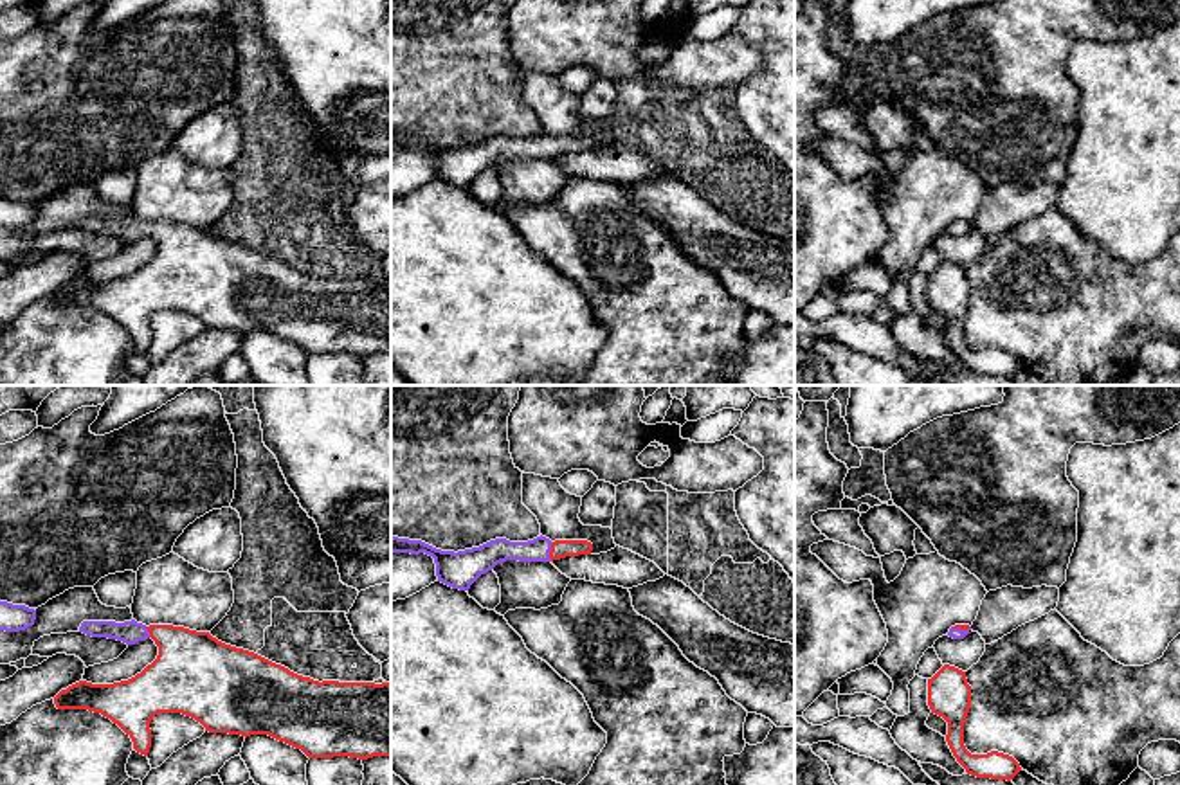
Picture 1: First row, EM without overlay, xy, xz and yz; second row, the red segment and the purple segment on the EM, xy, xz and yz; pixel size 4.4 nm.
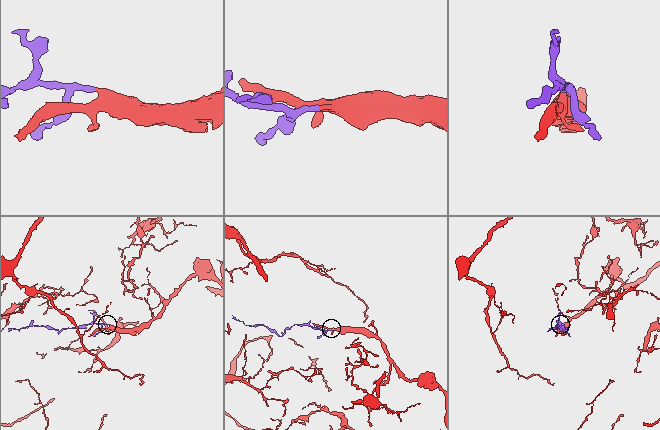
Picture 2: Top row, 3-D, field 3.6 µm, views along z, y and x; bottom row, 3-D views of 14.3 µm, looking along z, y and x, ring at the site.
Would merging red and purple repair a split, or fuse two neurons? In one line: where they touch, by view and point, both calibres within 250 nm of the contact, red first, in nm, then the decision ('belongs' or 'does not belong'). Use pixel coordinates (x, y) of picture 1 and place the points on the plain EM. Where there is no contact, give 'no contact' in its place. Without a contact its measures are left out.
meets red in xz at (550, 148); 80 nm thick on the red side, 110 nm on the other; belongs

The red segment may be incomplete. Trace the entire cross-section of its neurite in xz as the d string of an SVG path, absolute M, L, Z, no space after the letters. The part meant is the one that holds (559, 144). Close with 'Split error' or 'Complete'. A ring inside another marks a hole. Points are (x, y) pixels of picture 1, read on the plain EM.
M542 131L528 139L495 135L458 149L436 146L422 137L391 133L391 149L425 149L432 153L438 178L459 187L468 187L481 171L506 157L553 158L566 153L591 151L591 148L593 140L587 137L551 139Z. Split error

